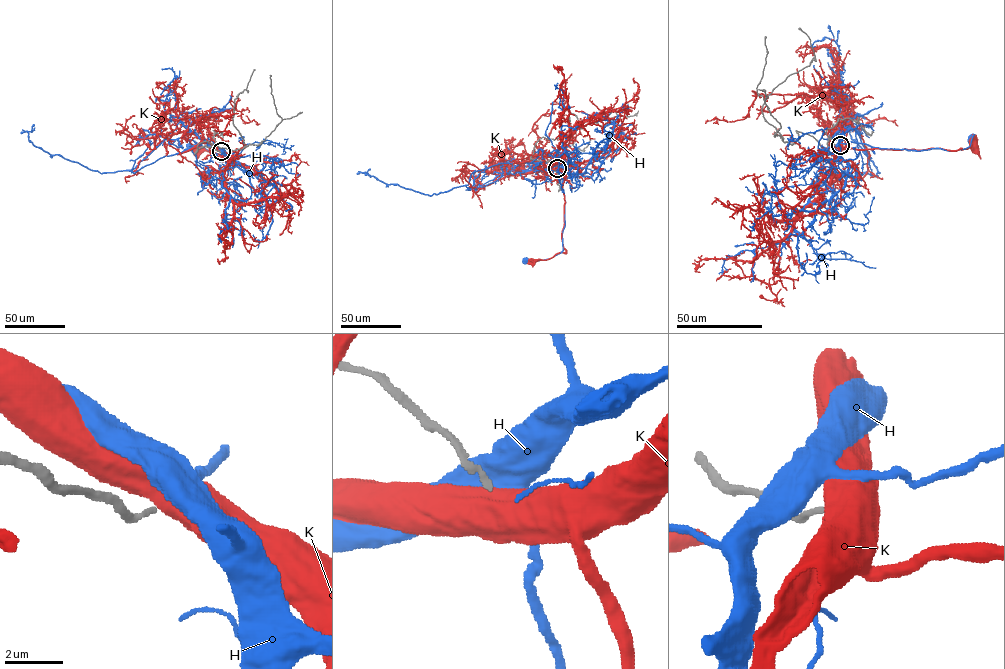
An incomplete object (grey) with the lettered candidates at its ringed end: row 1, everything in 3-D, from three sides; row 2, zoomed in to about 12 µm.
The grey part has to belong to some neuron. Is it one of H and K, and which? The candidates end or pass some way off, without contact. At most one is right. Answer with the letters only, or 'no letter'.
no letter

